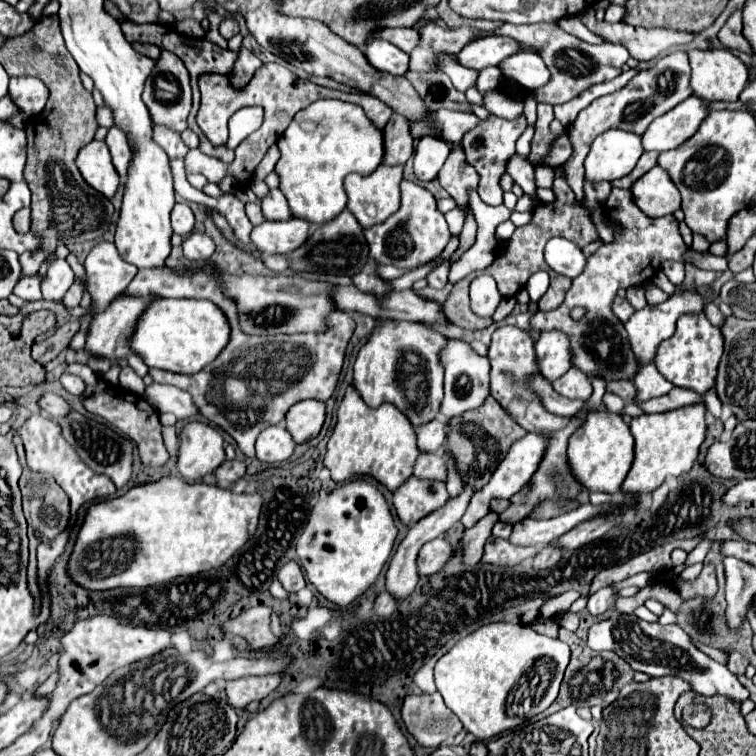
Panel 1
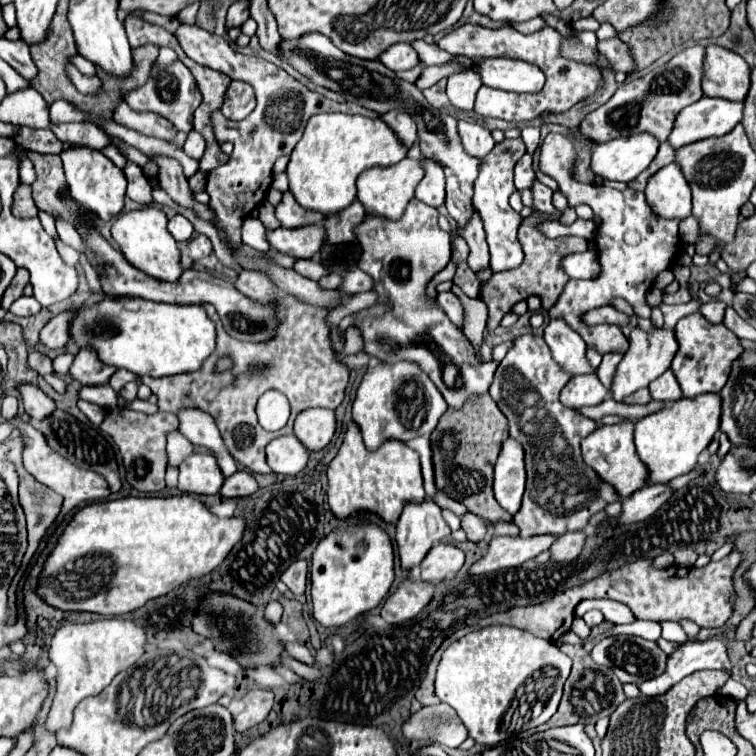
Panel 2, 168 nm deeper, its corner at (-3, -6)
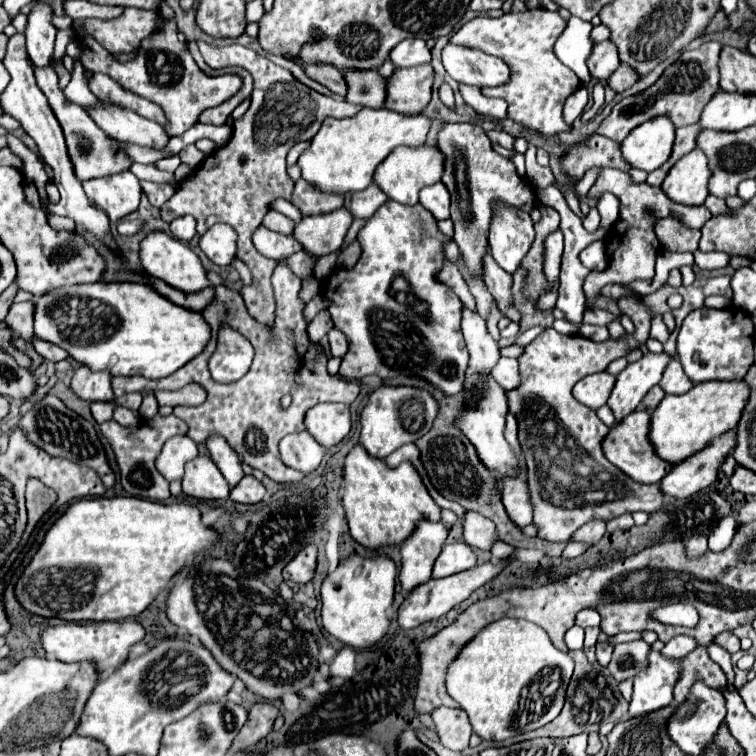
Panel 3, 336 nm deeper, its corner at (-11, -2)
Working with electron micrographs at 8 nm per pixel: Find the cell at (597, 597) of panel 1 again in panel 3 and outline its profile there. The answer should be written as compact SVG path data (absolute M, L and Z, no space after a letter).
M594 608L580 610L578 616L576 616L576 624L582 626L582 628L588 628L588 626L600 626L600 614L598 614Z

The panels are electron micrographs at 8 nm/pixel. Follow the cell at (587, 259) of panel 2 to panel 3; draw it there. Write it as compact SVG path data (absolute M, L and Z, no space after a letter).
M602 240L592 242L580 252L580 262L590 268L590 270L604 270L608 266L608 256L606 256L606 246Z

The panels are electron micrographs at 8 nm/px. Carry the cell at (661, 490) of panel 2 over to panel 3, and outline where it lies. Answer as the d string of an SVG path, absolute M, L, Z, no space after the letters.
M726 432L712 440L702 452L696 452L688 460L676 464L662 480L660 490L666 498L688 498L694 492L710 486L724 458L734 450L734 432Z

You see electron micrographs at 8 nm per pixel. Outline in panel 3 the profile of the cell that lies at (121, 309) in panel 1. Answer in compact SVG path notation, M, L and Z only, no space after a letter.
M78 366L78 368L74 370L70 388L72 388L74 394L78 394L82 400L108 402L108 400L114 398L112 378L114 378L114 376L108 376L108 372L92 372L90 368Z

